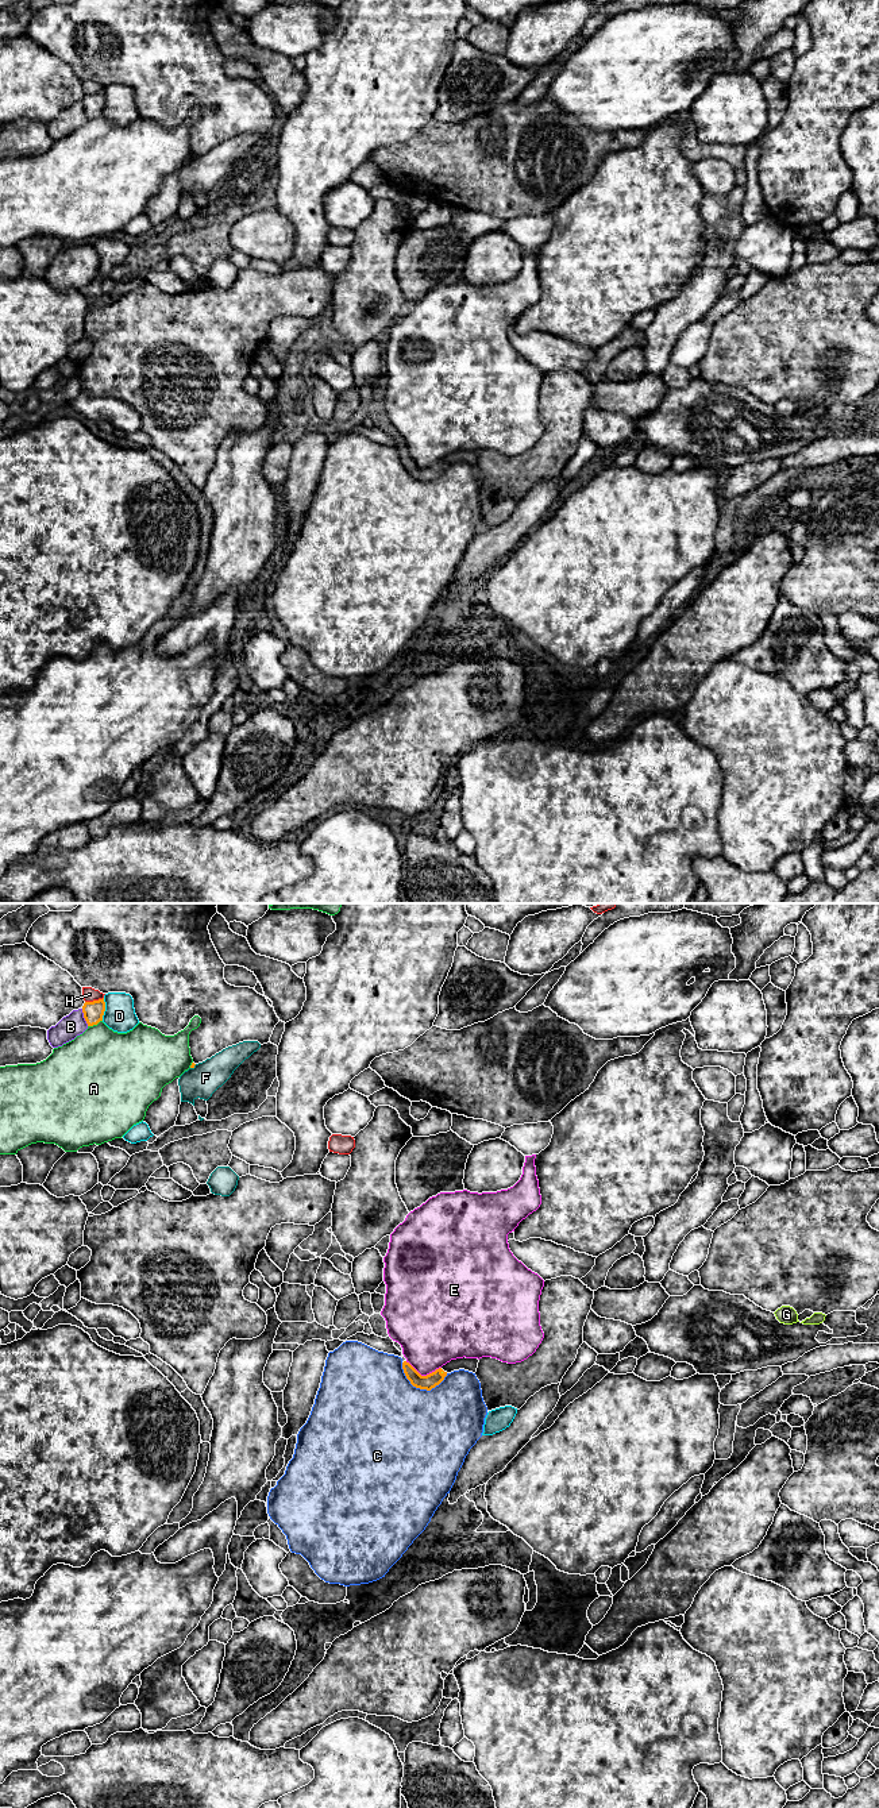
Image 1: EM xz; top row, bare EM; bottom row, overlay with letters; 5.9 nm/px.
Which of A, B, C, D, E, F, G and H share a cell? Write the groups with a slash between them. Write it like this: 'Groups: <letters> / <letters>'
Groups: A / B / C / D / E / F / G / H

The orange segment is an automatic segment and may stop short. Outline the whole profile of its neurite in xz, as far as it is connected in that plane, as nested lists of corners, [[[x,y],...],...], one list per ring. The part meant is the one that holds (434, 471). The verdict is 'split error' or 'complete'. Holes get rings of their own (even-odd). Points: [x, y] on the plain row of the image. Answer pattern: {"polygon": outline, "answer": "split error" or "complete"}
{"polygon": [[[402,455],[402,462],[406,469],[406,471],[410,474],[410,477],[420,482],[431,483],[436,478],[439,478],[444,470],[447,469],[447,464],[444,464],[442,460],[436,462],[435,464],[421,469],[409,455]]], "answer": "complete"}

